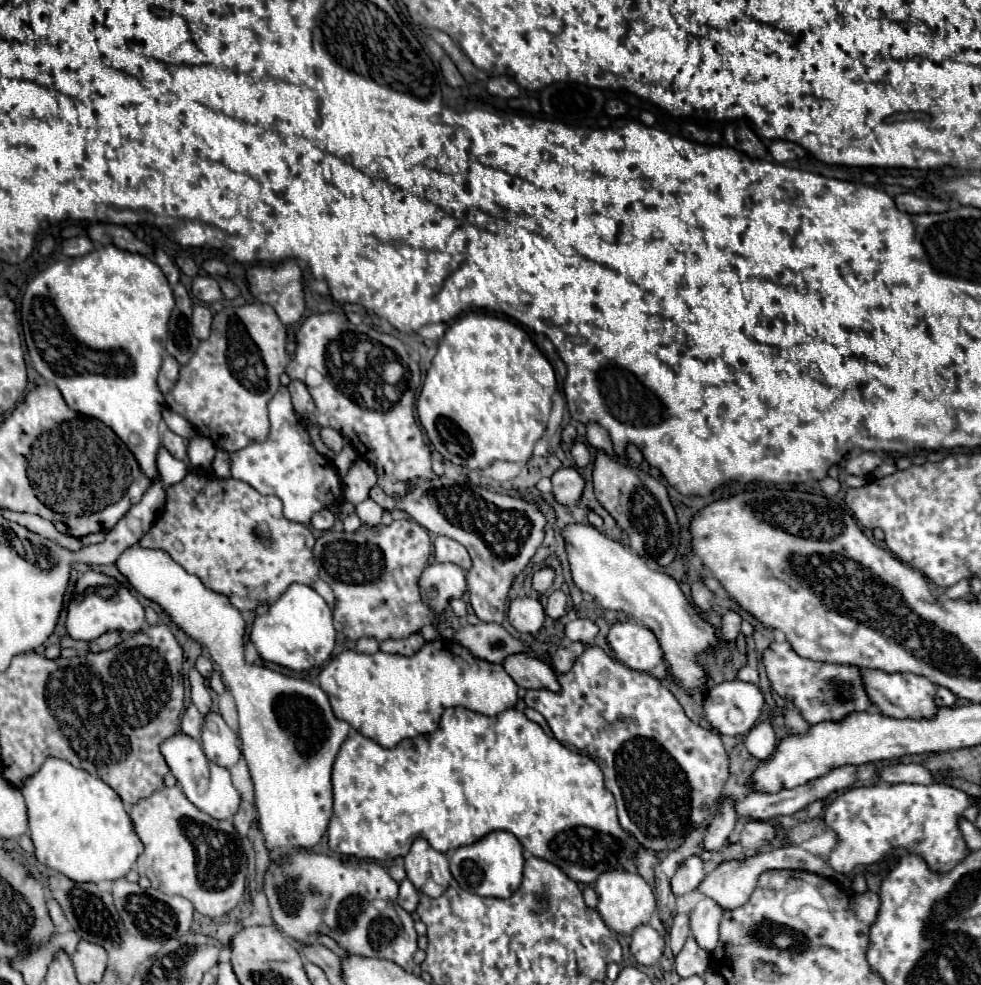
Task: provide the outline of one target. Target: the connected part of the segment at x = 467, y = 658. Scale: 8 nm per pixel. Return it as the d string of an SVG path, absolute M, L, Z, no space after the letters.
M442 639L424 643L422 649L410 657L392 655L384 651L376 651L372 655L358 653L354 649L342 651L338 653L338 657L332 657L332 661L320 671L318 681L330 699L336 719L350 723L350 727L354 727L358 733L362 733L372 741L378 743L384 741L382 743L384 747L396 747L402 739L436 731L440 715L446 707L466 707L474 713L494 717L506 709L512 709L519 699L518 685L512 681L512 677L504 671L502 665L486 663L484 659L474 657L458 641L442 641Z

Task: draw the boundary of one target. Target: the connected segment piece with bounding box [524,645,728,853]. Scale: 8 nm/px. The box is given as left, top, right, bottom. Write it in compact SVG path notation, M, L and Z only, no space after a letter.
M596 645L588 647L574 661L570 671L554 671L554 675L560 683L560 691L530 689L524 697L526 705L544 715L554 737L562 745L568 749L574 747L578 753L588 755L600 765L604 773L604 787L616 799L620 827L626 833L630 833L644 849L652 849L656 853L678 849L684 841L684 831L702 823L702 815L692 811L704 811L704 793L712 793L710 787L724 787L728 781L728 753L720 735L694 725L662 681L624 667Z

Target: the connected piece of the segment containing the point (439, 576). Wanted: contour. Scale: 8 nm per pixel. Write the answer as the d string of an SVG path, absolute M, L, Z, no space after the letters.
M432 563L420 575L420 597L436 613L442 615L452 599L466 591L466 571L454 563Z

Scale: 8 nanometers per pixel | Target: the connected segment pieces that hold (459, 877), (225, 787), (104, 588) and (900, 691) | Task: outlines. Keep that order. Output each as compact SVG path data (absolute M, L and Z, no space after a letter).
M492 831L472 845L458 847L450 857L450 869L458 885L466 887L464 891L480 897L510 897L522 881L522 865L522 845L510 831Z
M184 733L174 735L172 739L168 739L166 743L162 743L162 755L172 771L172 775L178 779L178 783L182 785L184 795L200 809L206 811L208 815L214 815L216 819L232 819L234 813L238 811L240 805L240 793L238 789L232 785L230 779L230 771L212 763L204 751L202 745L194 739L190 739Z
M86 571L74 587L74 597L68 605L66 629L68 635L76 641L94 641L96 637L118 631L118 633L136 633L144 627L144 609L136 597L120 585L116 579L102 575L98 571Z
M860 669L864 689L872 701L874 707L880 709L882 715L894 717L894 719L922 719L922 717L934 717L936 703L934 703L934 691L936 685L928 681L926 677L914 675L914 673L884 673L884 671L870 671Z

